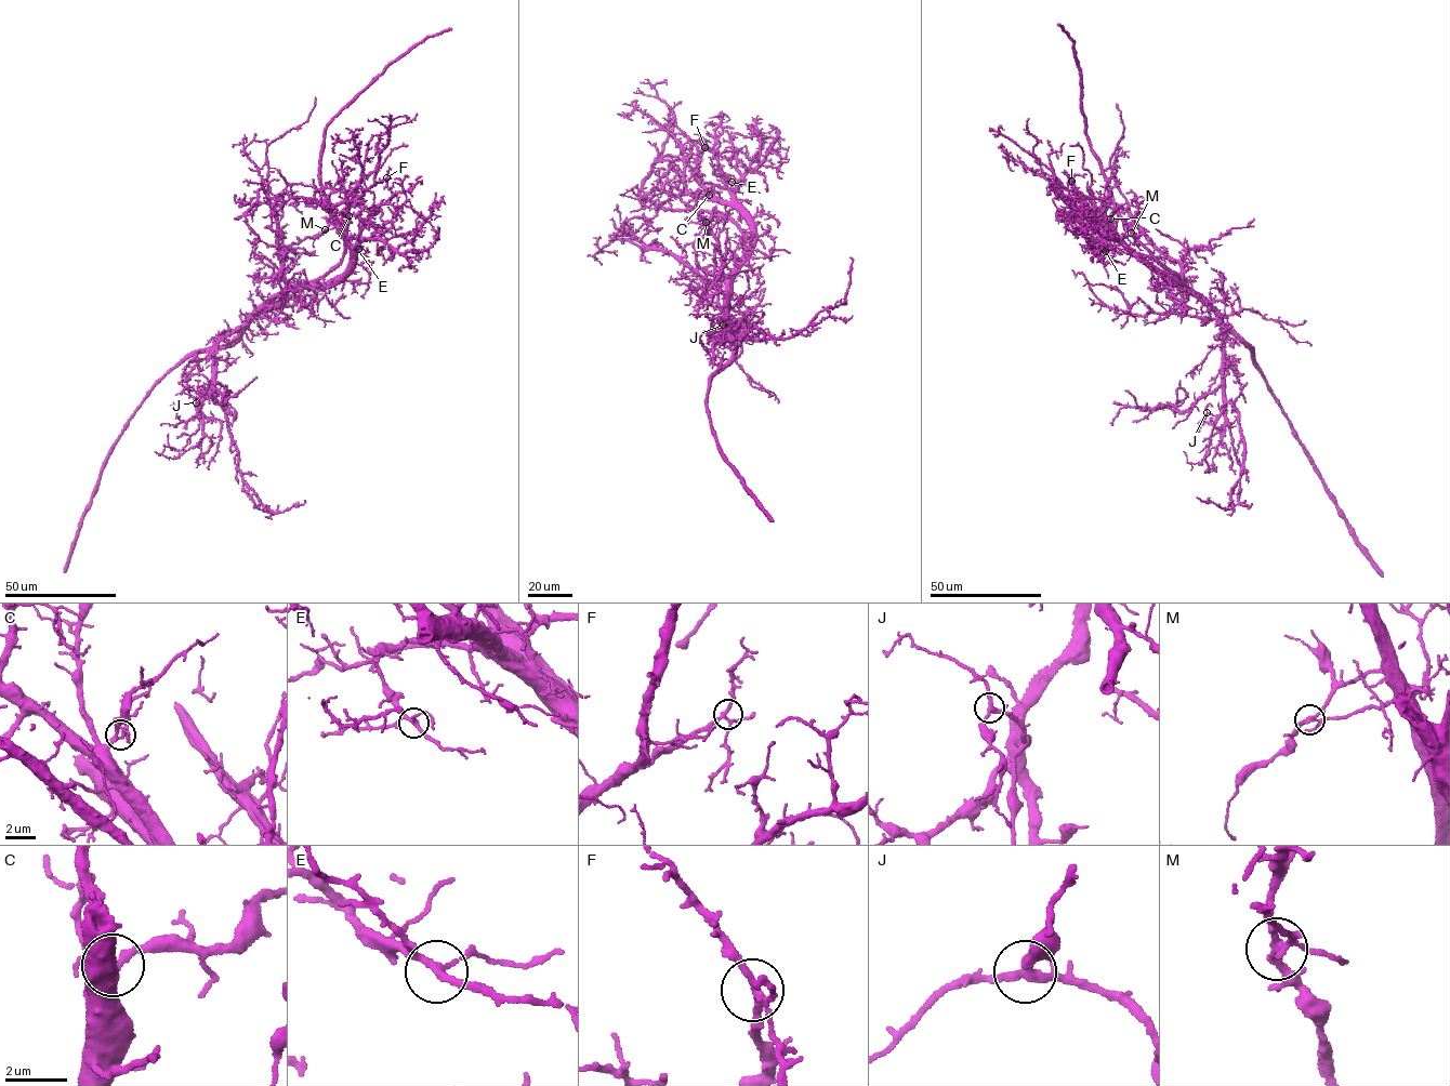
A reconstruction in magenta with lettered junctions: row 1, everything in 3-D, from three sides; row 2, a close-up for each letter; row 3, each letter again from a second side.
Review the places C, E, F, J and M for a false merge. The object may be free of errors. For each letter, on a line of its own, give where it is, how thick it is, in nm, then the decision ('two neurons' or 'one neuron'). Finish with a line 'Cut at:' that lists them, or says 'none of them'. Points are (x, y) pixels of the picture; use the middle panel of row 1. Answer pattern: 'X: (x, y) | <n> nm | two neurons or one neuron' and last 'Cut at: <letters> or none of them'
C: (709, 195) | 240 nm | one neuron
E: (732, 182) | 240 nm | one neuron
F: (704, 147) | 220 nm | one neuron
J: (723, 325) | 260 nm | one neuron
M: (706, 222) | 240 nm | one neuron
Cut at: none of them

